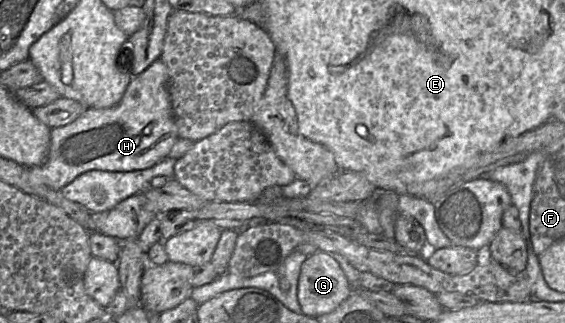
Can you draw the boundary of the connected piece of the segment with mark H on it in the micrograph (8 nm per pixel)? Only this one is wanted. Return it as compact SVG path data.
M158 58L141 74L132 77L117 105L105 109L87 108L70 124L51 128L46 161L40 166L28 167L32 183L59 191L76 177L91 170L142 170L168 157L179 137L167 78L167 67Z

